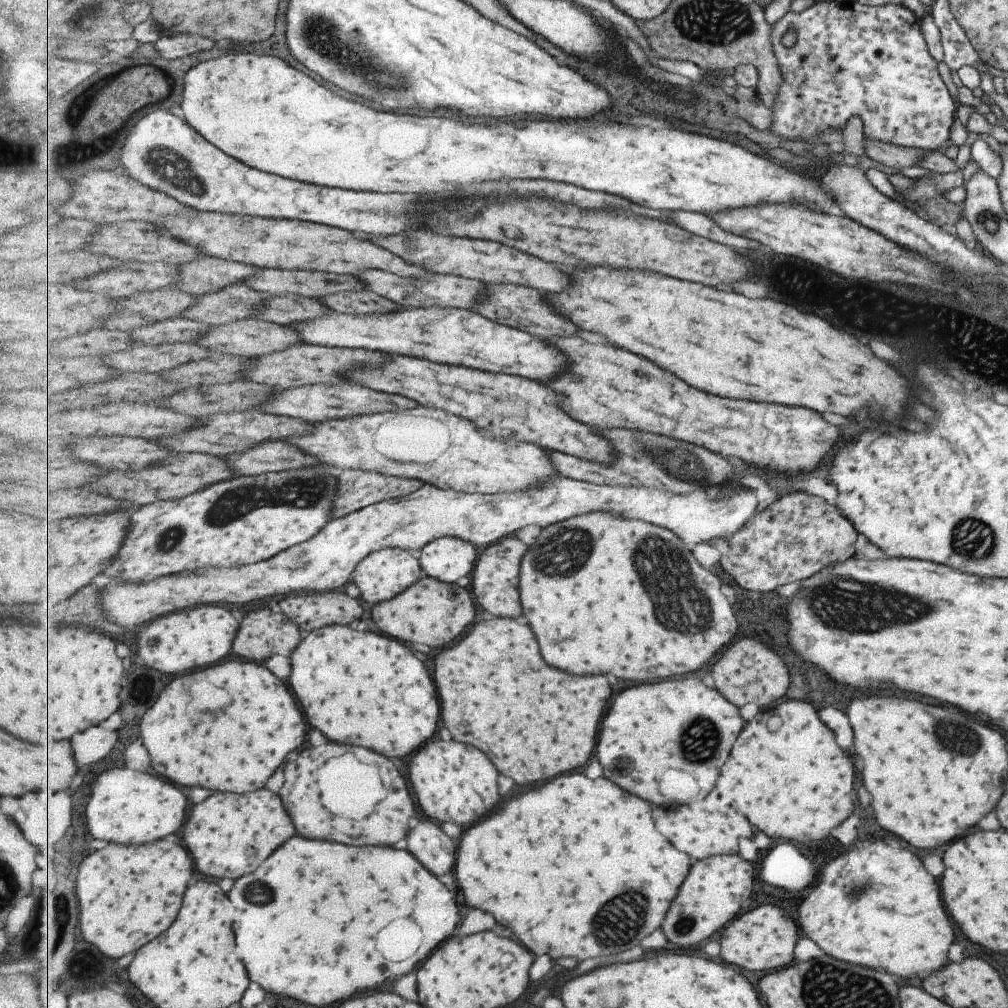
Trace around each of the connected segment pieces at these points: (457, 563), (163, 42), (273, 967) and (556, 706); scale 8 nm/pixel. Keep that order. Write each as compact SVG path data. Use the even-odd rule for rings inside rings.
M444 537L425 546L418 557L426 576L455 584L475 568L477 549L461 538Z
M164 33L155 42L155 48L164 58L181 58L201 52L203 50L211 50L218 44L213 39L203 36L195 36L190 34L172 34Z
M293 836L277 854L271 854L263 866L257 868L257 872L245 874L235 882L235 888L229 892L231 902L235 902L237 910L241 910L241 950L245 950L245 962L249 962L249 974L253 974L253 982L259 982L267 992L293 996L297 1000L309 1002L313 1006L329 1006L337 1000L347 1000L349 996L355 996L357 992L365 990L377 990L385 984L393 984L399 976L411 972L417 964L427 960L431 952L445 940L453 938L455 928L459 924L459 904L455 900L455 894L435 876L431 874L411 852L397 850L391 846L345 846L337 842L325 842L325 840L309 840L303 836Z
M493 617L487 622L479 622L477 626L473 626L473 630L459 642L459 646L443 650L435 658L435 678L437 678L437 688L439 688L441 704L443 704L443 722L449 726L449 730L453 730L453 738L457 738L459 742L473 744L473 746L485 750L485 754L489 754L489 758L493 758L493 762L497 762L499 772L511 776L521 786L535 784L535 782L541 782L541 780L549 780L557 774L563 774L563 772L585 766L587 760L591 758L593 750L595 750L595 742L597 742L597 736L599 736L599 724L603 720L607 702L613 696L613 688L611 688L607 676L573 676L573 674L563 672L555 666L549 666L541 656L541 650L539 650L539 644L537 644L535 636L533 636L533 630L527 624L521 624L519 620L513 620L513 618ZM457 672L459 672L459 686L461 686L459 696L457 696ZM483 682L489 682L489 688L483 690Z

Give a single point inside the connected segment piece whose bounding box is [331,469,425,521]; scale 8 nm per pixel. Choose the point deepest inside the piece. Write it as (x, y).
(358, 489)

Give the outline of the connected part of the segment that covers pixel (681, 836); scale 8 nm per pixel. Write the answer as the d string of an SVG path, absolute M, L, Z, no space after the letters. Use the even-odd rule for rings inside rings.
M712 792L699 802L687 806L675 806L675 808L663 808L655 810L657 814L657 826L661 826L661 832L667 834L667 838L681 851L685 851L693 862L705 860L712 856L739 855L741 838L751 838L755 832L751 832L751 824L739 814L731 805L719 807L719 794ZM733 808L733 810L731 810Z

